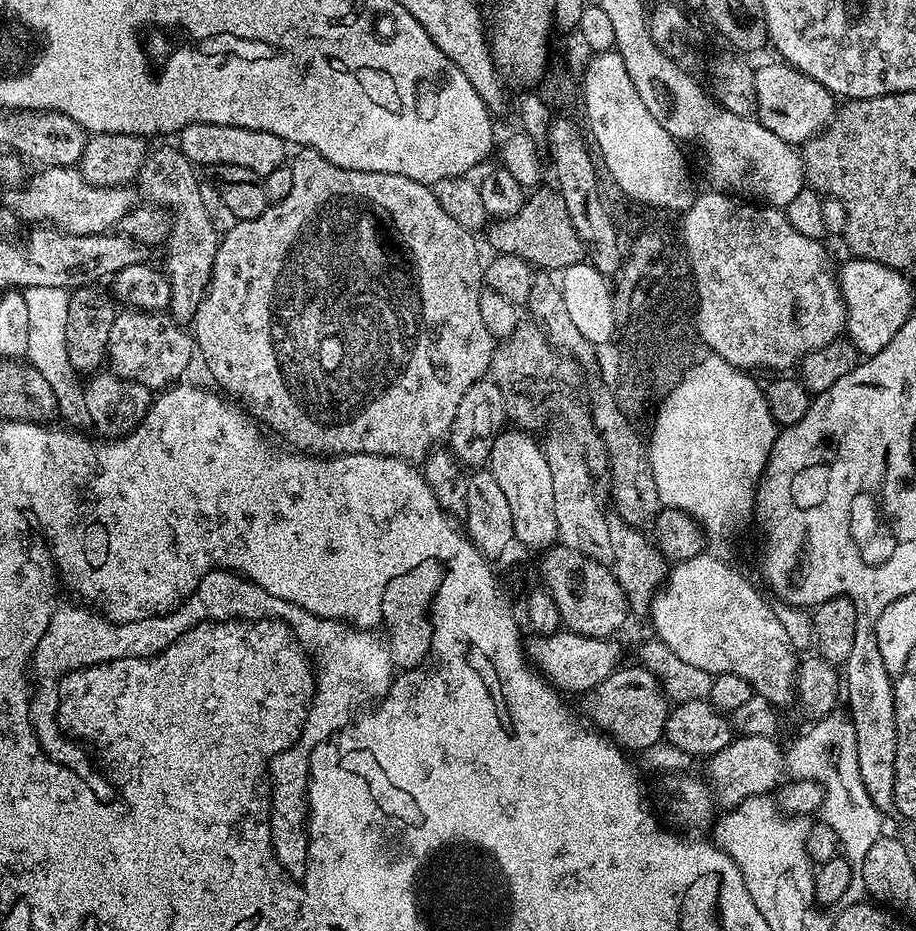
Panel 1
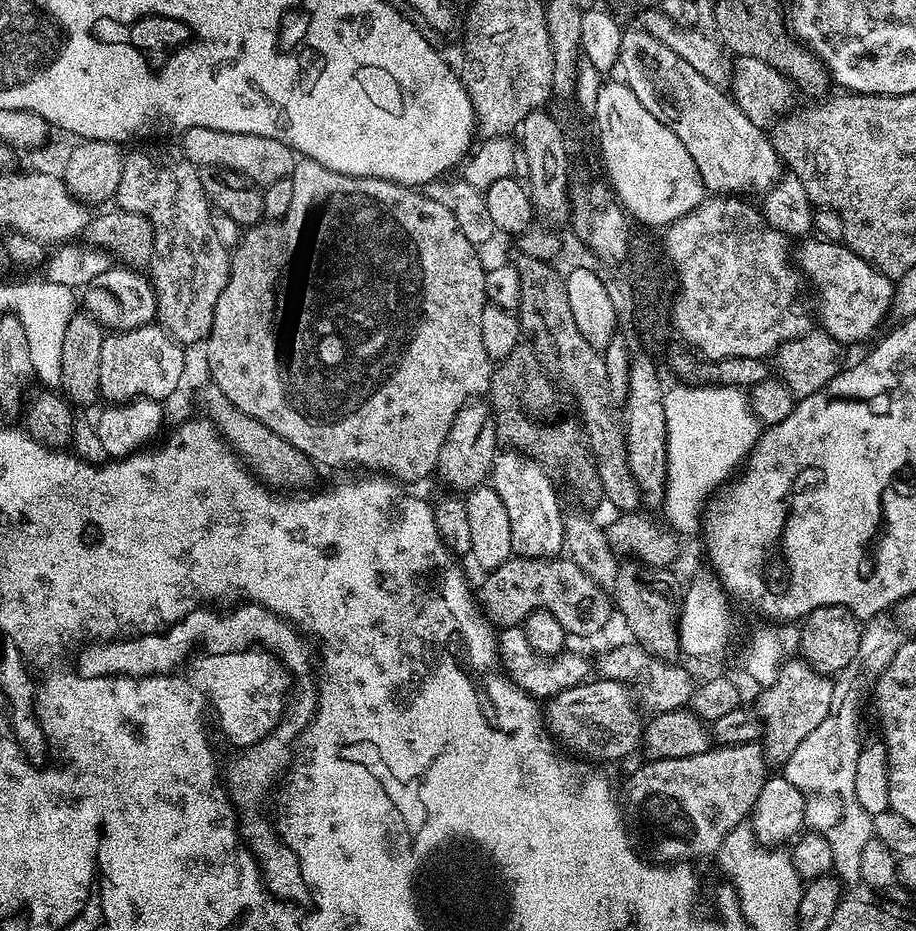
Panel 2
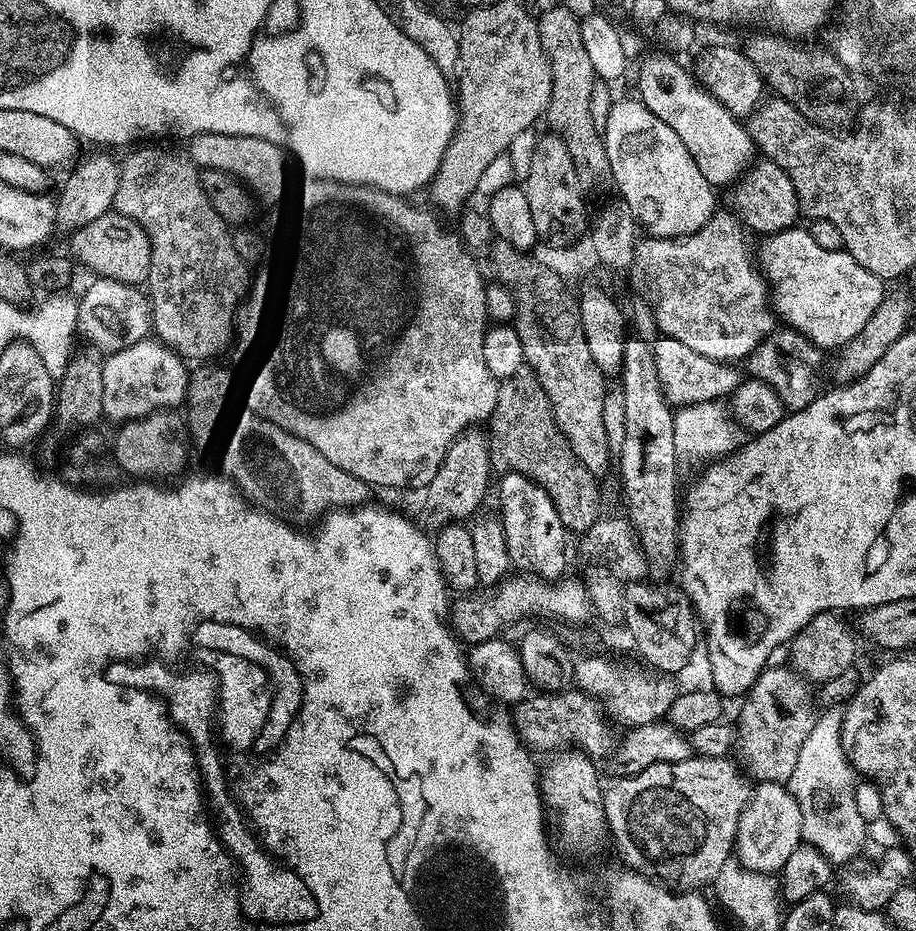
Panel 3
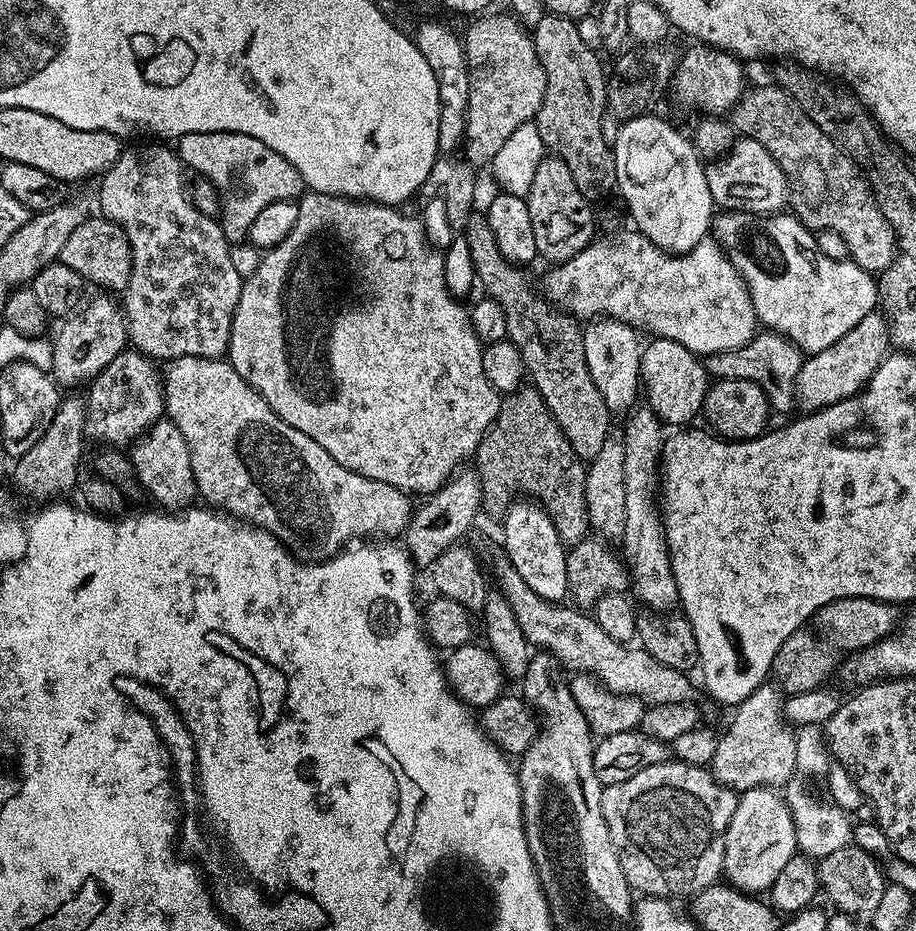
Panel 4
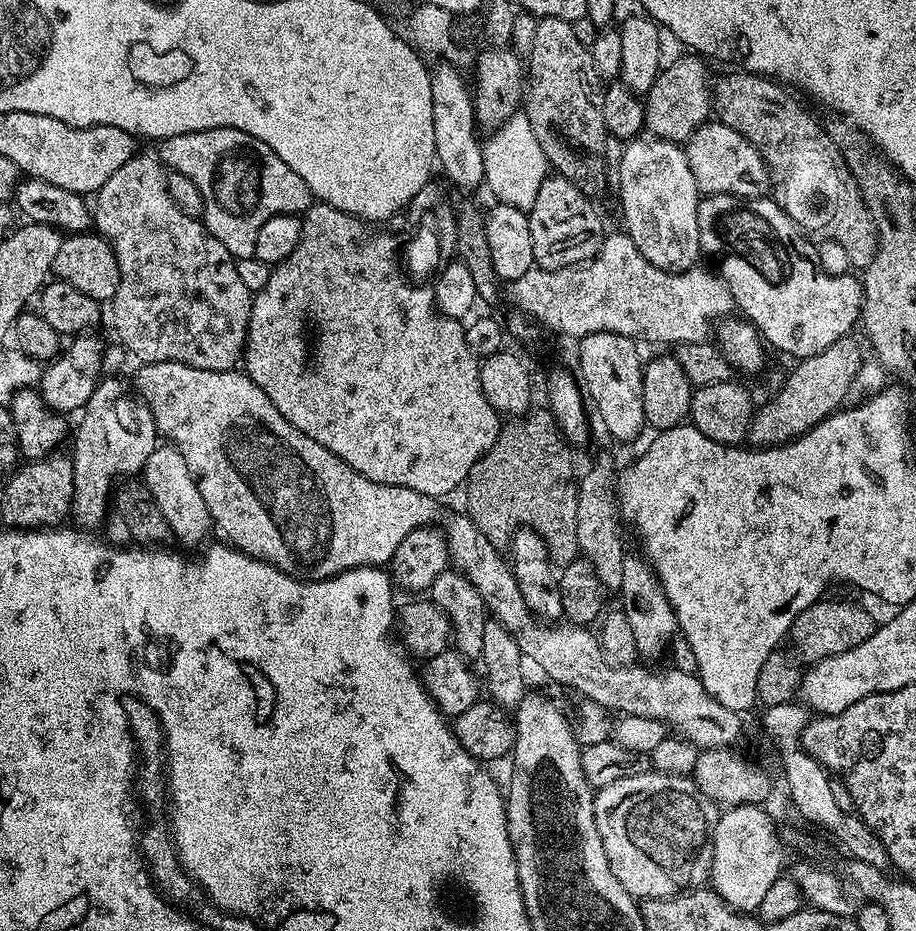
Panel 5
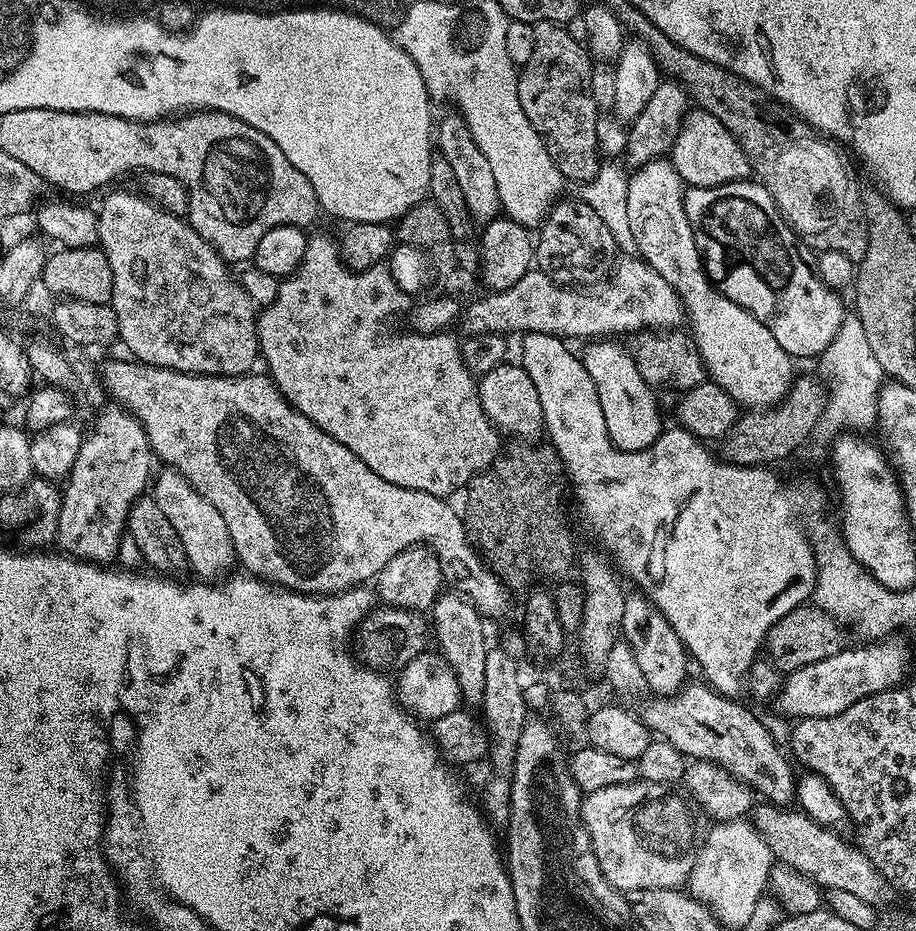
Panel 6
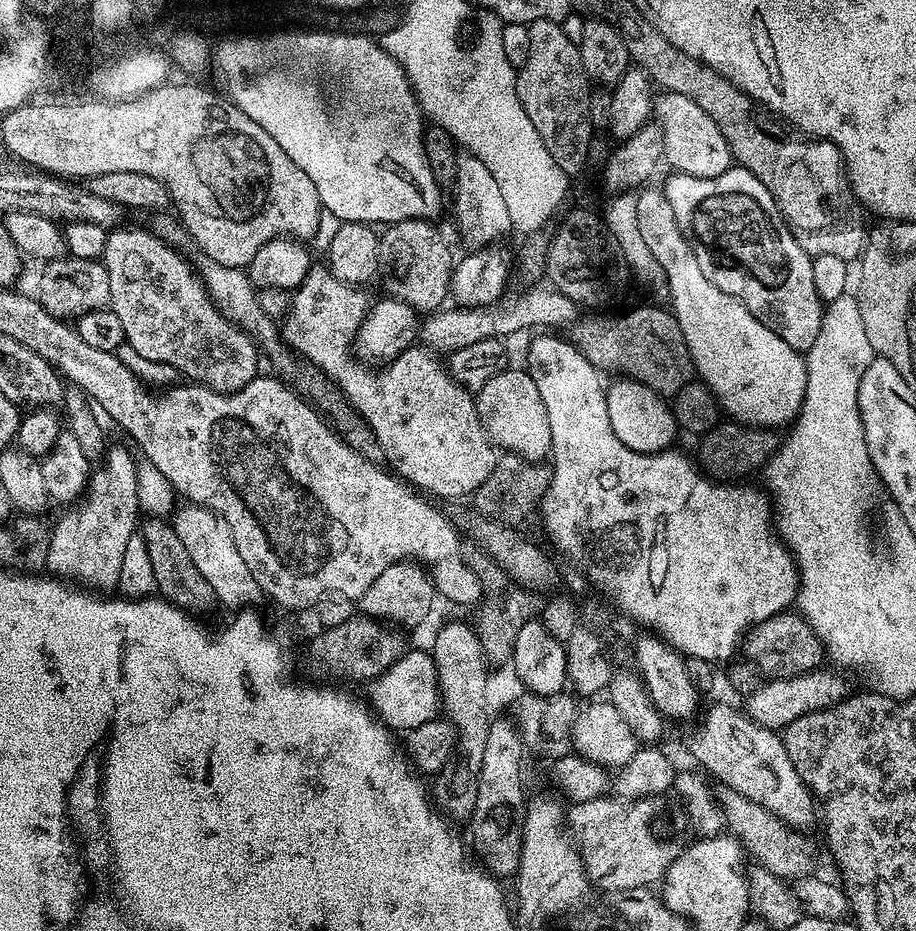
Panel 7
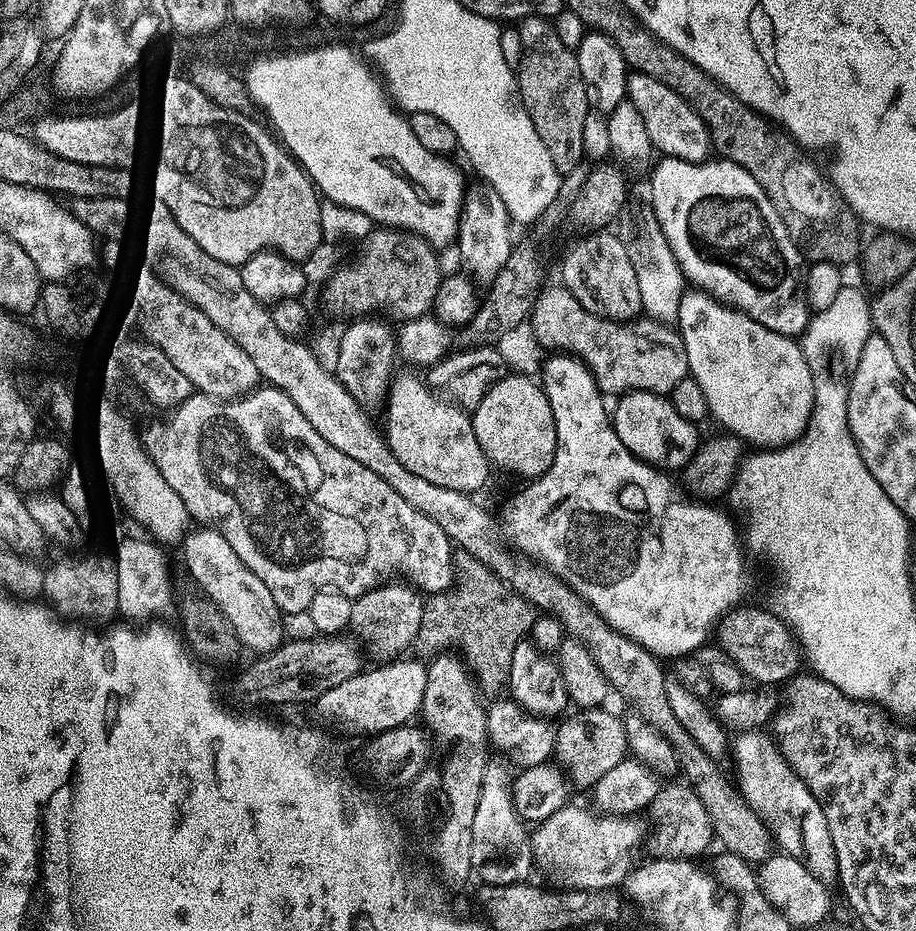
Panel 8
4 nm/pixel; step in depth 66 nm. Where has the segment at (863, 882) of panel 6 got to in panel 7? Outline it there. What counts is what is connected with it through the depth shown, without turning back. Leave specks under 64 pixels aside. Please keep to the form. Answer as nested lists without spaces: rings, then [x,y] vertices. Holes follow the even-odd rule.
[[[720,786],[714,792],[719,804],[727,831],[740,841],[745,853],[752,856],[759,867],[770,870],[781,878],[803,878],[813,875],[816,869],[816,844],[803,831],[790,828],[785,820],[780,820],[766,806],[758,806],[758,802],[750,802],[750,798],[742,798],[738,790]]]

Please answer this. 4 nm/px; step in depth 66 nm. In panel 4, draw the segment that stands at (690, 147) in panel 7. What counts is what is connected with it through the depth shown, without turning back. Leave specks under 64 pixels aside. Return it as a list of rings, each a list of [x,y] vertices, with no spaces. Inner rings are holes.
[[[740,136],[733,139],[731,147],[719,158],[713,159],[704,169],[706,186],[710,186],[710,198],[720,210],[750,212],[753,216],[771,216],[785,211],[790,200],[788,179],[774,162],[770,150],[754,138]]]

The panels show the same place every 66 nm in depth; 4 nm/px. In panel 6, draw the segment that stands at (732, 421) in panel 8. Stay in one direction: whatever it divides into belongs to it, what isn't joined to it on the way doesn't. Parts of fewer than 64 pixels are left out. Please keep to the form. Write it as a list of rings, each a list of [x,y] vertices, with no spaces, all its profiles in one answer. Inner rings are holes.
[[[661,158],[646,162],[629,175],[628,182],[627,215],[630,218],[630,229],[634,234],[636,252],[654,271],[662,274],[662,278],[666,278],[666,282],[670,282],[672,289],[680,295],[680,302],[684,305],[686,313],[686,324],[689,324],[687,327],[704,359],[705,373],[718,386],[722,386],[722,390],[726,390],[726,394],[730,394],[730,398],[734,398],[741,409],[770,408],[779,400],[783,400],[794,379],[793,357],[788,356],[786,350],[782,350],[782,346],[778,346],[778,338],[774,338],[774,334],[770,334],[770,330],[766,330],[766,326],[762,326],[762,322],[758,322],[754,314],[738,306],[738,302],[730,302],[730,298],[722,295],[709,280],[692,233],[692,223],[686,218],[684,209],[686,185],[678,170],[674,170],[671,159]]]

